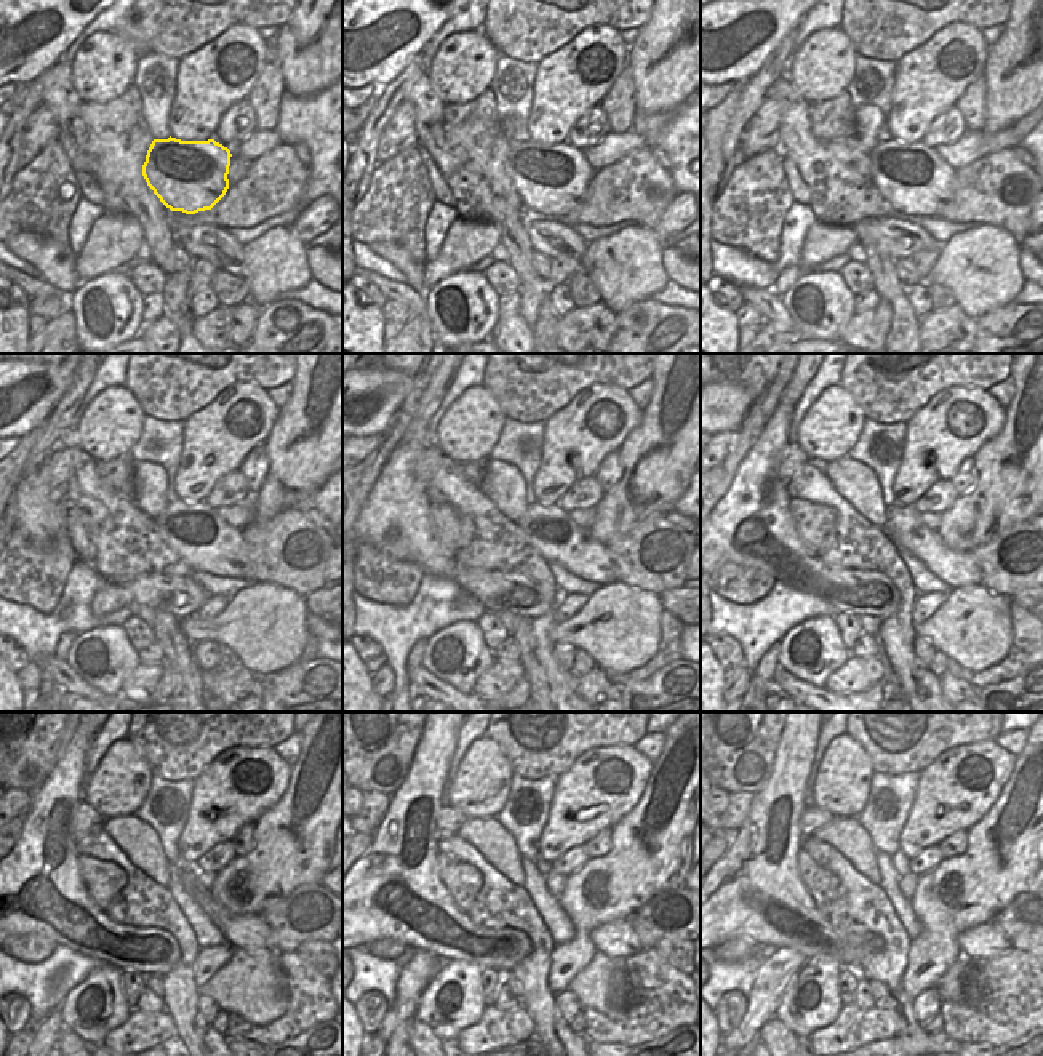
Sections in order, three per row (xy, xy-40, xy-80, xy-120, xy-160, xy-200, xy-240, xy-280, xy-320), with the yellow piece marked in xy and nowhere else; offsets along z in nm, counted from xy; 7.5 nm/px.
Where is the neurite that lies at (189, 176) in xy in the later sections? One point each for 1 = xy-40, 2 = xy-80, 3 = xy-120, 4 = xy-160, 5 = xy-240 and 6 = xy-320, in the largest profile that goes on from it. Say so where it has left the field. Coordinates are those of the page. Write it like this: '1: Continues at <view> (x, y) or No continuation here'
1: Continues at xy-40 (552, 180)
2: Continues at xy-80 (914, 178)
3: Continues at xy-120 (205, 543)
4: Continues at xy-160 (549, 530)
5: Continues at xy-240 (250, 932)
6: Continues at xy-320 (986, 941).

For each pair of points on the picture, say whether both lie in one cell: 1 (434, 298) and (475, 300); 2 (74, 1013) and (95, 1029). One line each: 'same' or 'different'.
1: same
2: same

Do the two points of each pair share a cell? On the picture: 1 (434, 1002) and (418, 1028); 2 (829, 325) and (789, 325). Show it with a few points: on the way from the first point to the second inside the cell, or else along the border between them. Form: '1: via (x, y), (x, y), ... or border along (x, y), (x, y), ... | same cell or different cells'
1: border along (416, 1016), (440, 1039) | different cells
2: border along (781, 296), (800, 336) | different cells

